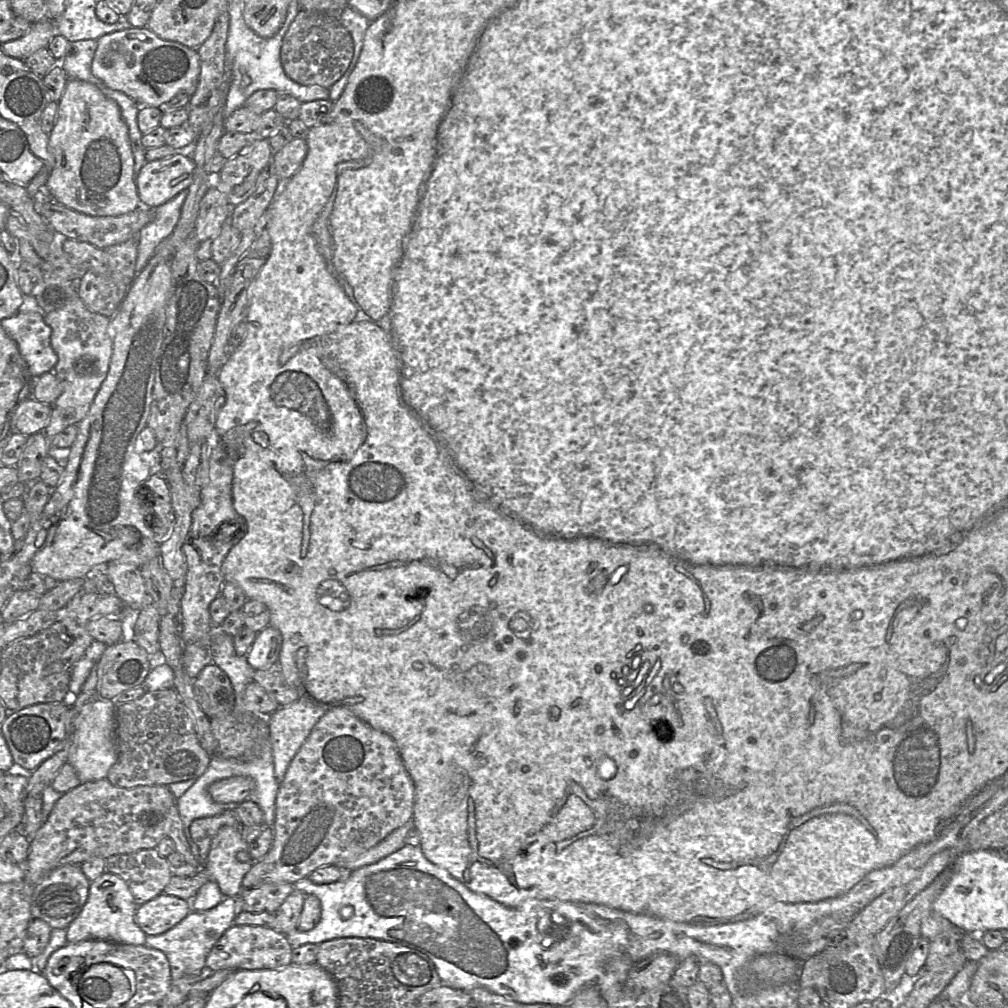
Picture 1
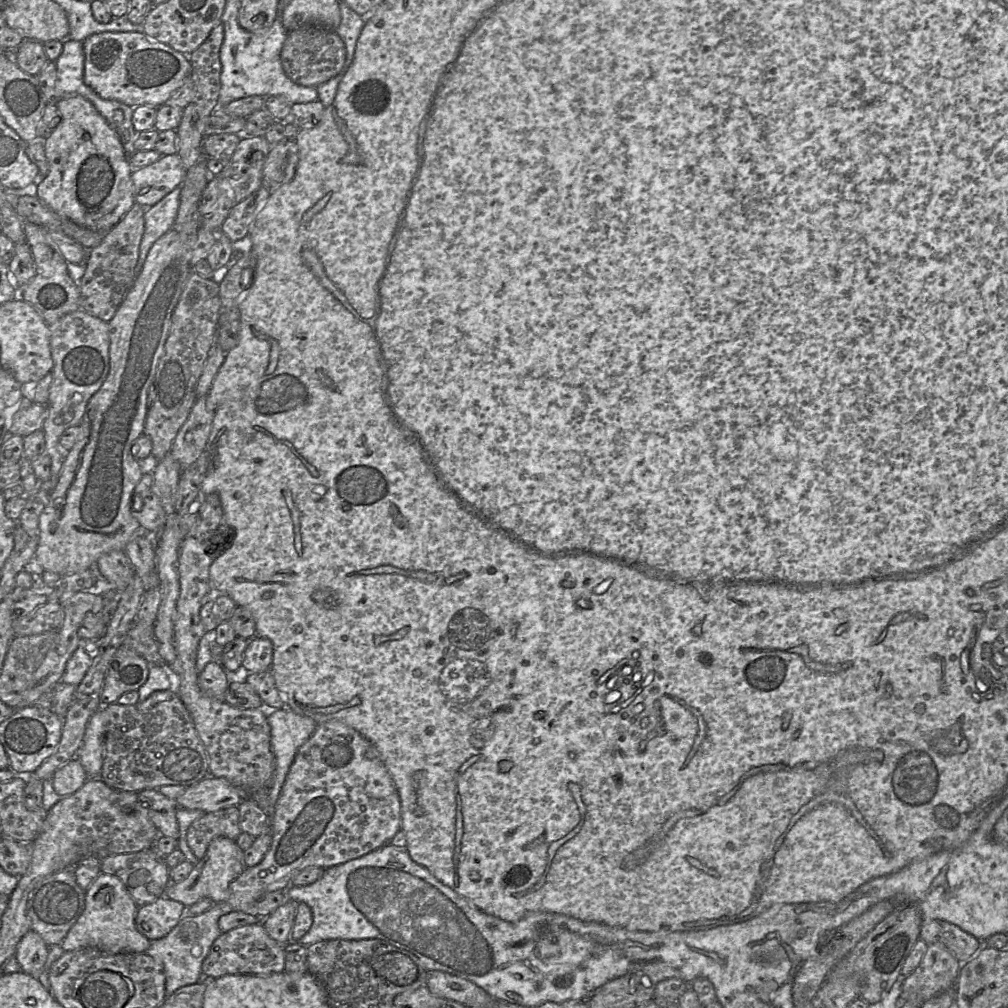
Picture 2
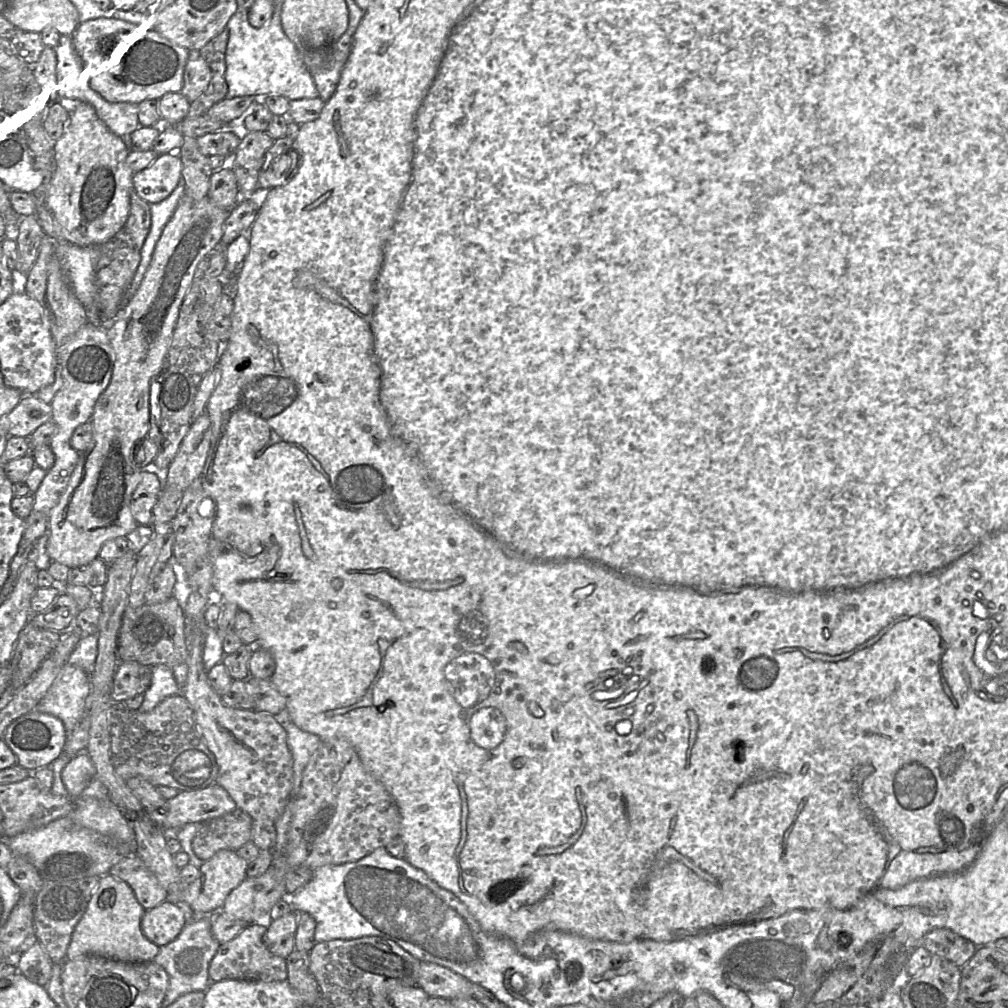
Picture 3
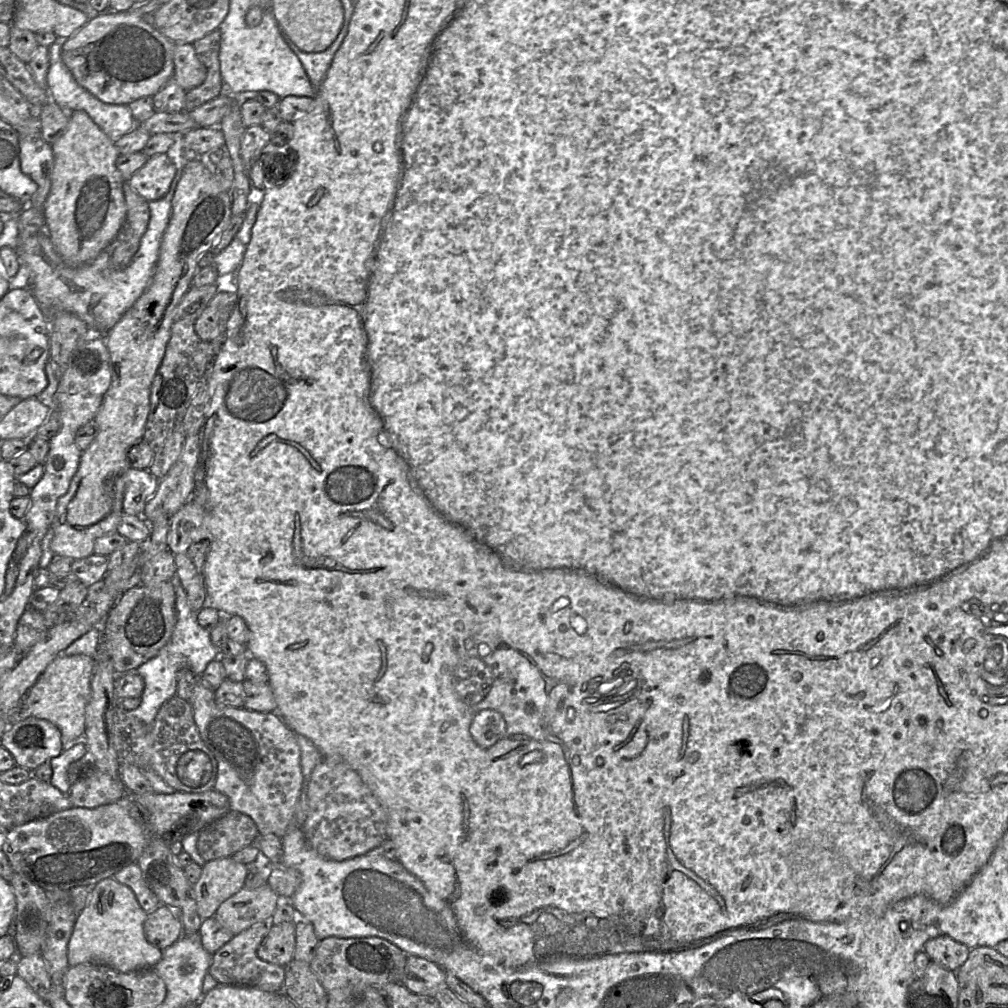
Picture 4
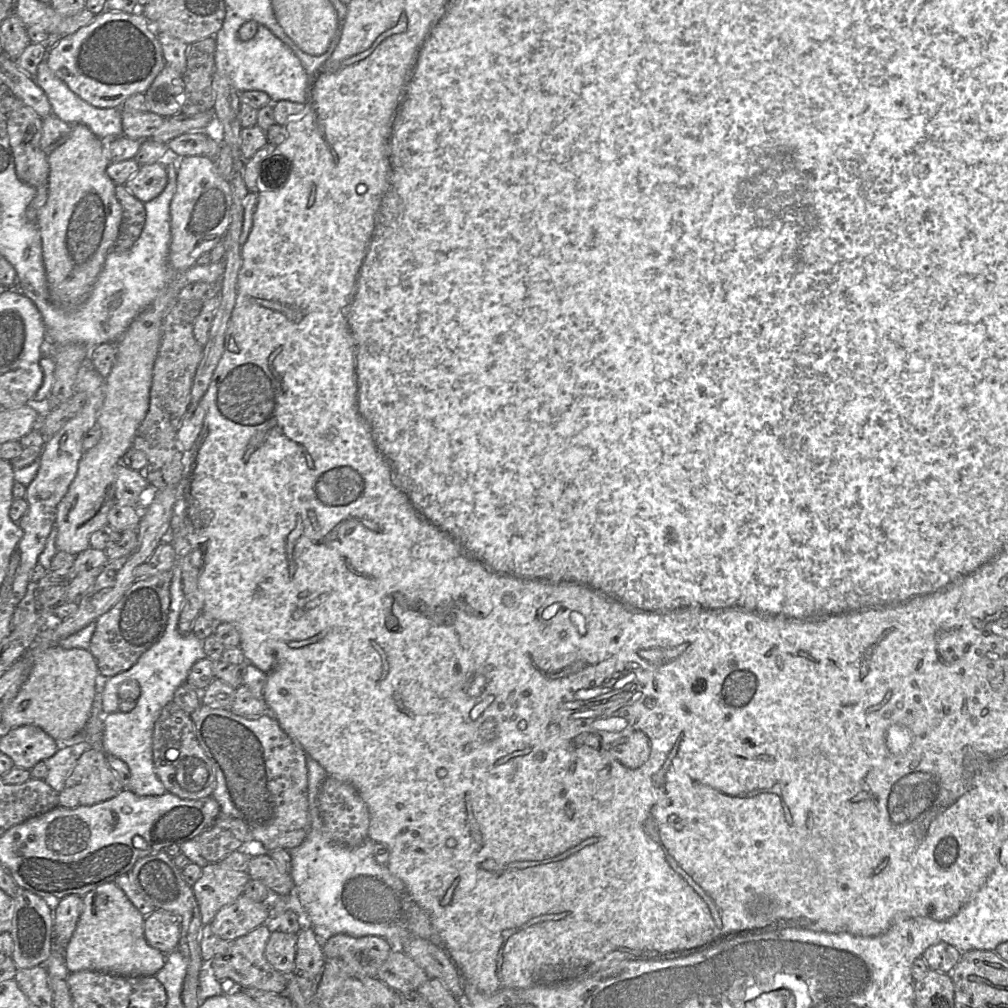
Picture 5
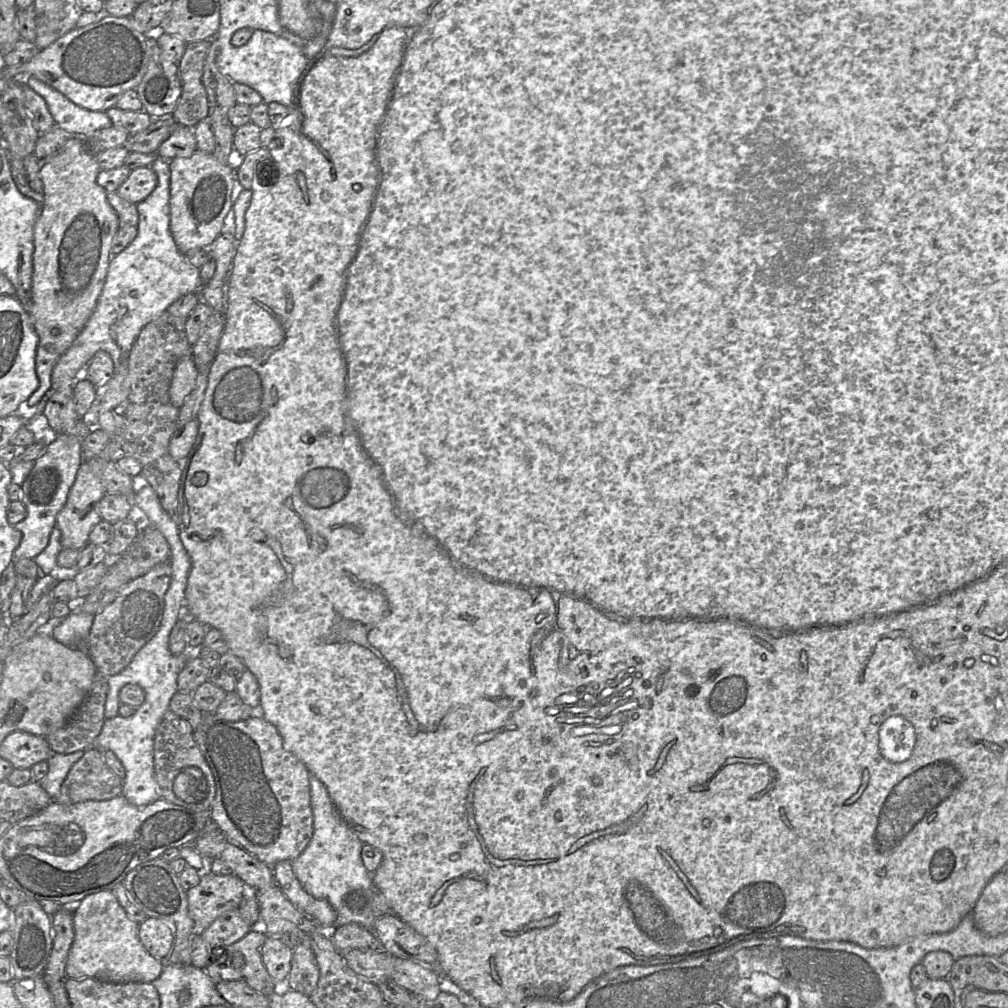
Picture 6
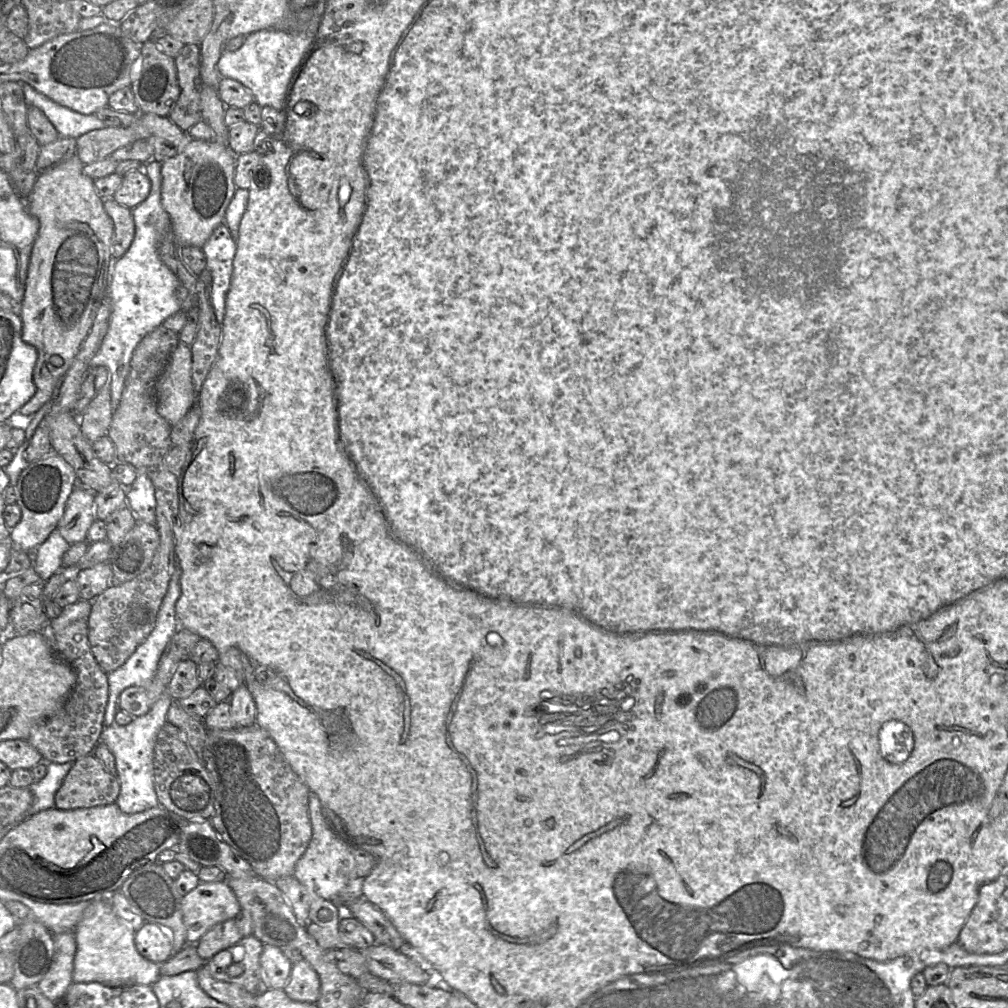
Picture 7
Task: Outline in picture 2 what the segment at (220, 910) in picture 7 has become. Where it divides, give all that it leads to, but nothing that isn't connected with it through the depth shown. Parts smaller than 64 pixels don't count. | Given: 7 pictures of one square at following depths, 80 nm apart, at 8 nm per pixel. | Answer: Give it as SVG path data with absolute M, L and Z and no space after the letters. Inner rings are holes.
M216 837L208 846L206 855L194 865L191 873L182 881L169 882L165 889L165 896L190 906L204 897L215 903L227 902L230 895L231 883L247 868L244 851L235 840L227 837Z

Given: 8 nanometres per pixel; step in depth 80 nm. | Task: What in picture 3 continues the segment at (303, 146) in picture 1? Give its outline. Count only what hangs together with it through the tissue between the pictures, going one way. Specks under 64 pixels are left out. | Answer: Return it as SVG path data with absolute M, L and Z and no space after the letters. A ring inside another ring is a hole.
M286 136L274 140L258 175L261 195L271 188L286 184L294 176L298 165L299 154L295 140Z

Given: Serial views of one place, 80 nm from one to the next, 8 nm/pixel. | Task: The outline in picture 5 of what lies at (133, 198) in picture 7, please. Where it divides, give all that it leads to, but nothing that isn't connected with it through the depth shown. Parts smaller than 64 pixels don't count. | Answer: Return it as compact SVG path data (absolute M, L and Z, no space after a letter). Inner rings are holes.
M161 162L140 165L139 170L125 183L126 189L145 203L156 198L167 185L167 172Z

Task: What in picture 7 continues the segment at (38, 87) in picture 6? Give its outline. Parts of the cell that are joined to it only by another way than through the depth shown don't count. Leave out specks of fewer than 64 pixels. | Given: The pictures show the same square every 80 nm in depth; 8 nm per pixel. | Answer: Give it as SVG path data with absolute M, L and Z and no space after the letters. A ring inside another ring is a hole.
M18 83L23 90L27 106L35 106L42 110L57 130L59 137L77 139L85 133L105 127L95 114L84 115L75 112L37 92L28 83Z

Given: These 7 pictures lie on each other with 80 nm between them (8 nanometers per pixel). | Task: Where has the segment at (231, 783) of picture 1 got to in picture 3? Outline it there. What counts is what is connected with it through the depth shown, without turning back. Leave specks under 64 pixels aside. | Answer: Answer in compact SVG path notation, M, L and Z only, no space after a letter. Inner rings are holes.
M217 783L197 790L180 791L180 793L174 798L168 799L167 804L168 814L163 830L167 834L170 834L170 836L175 836L175 832L187 823L204 823L211 819L230 813L237 808L235 801L231 798L229 793Z

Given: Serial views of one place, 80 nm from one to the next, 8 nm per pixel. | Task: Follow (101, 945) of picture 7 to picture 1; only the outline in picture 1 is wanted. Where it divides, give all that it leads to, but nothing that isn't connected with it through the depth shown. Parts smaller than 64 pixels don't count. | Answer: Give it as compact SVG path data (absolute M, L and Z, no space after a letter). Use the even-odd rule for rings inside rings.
M104 871L90 883L87 901L79 915L67 927L67 943L87 939L102 939L117 943L144 945L146 934L135 922L136 904L126 882L119 876Z

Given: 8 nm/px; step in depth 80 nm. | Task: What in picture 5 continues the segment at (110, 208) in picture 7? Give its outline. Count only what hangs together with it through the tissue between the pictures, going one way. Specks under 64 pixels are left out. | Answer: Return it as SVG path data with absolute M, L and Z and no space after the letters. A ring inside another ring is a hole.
M124 185L116 186L115 195L122 207L119 234L110 251L121 253L129 250L140 236L146 219L144 203L132 195Z

